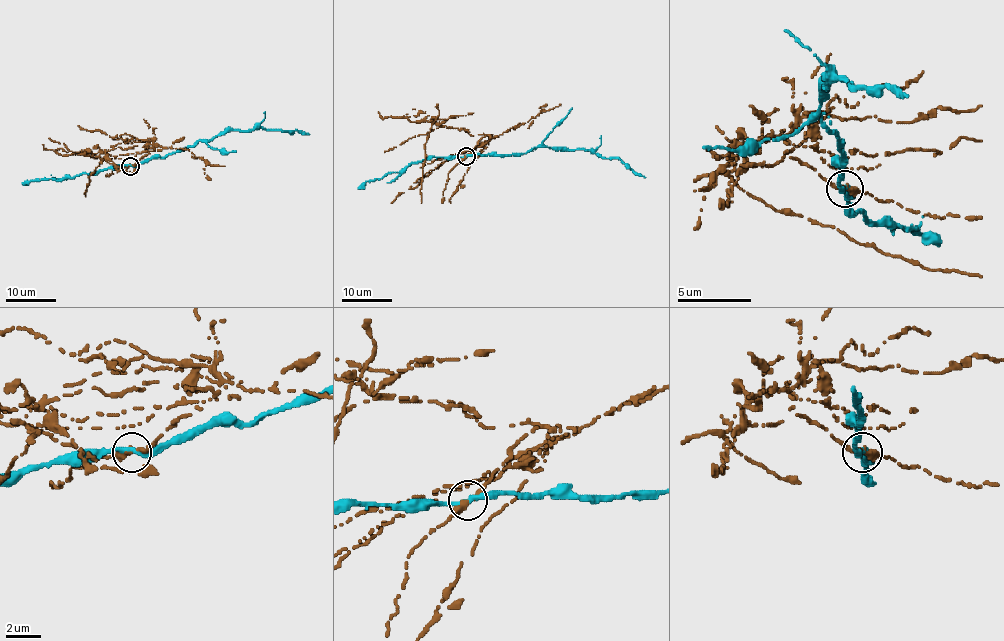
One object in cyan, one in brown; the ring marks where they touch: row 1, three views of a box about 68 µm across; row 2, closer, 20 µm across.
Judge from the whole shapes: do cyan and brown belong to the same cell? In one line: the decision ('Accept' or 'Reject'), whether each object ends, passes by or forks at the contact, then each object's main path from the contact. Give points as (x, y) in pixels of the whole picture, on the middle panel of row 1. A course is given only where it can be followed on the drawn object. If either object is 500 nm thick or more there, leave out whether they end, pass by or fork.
Reject. At the ring cyan passes by. At the ring brown passes by. Course of cyan: (465, 156), (520, 154), (535, 147), (587, 149), (606, 158), (620, 158), (645, 177). Course of brown: (465, 156), (486, 134), (440, 125), (445, 120), (436, 118), (425, 143), (421, 203)

